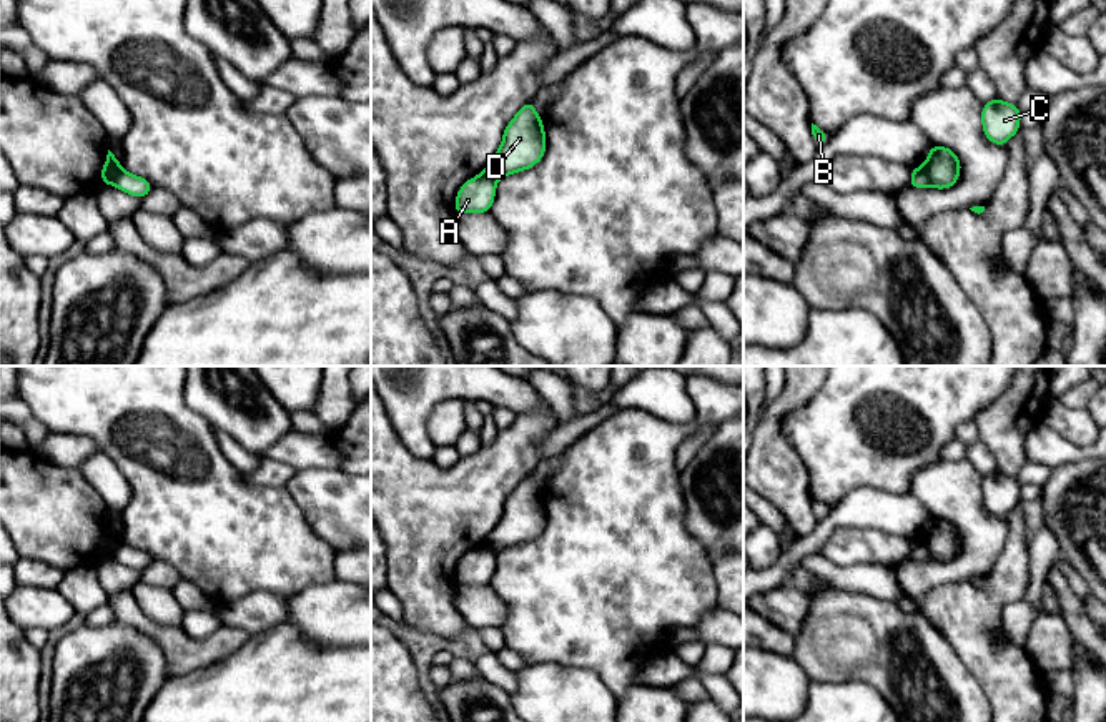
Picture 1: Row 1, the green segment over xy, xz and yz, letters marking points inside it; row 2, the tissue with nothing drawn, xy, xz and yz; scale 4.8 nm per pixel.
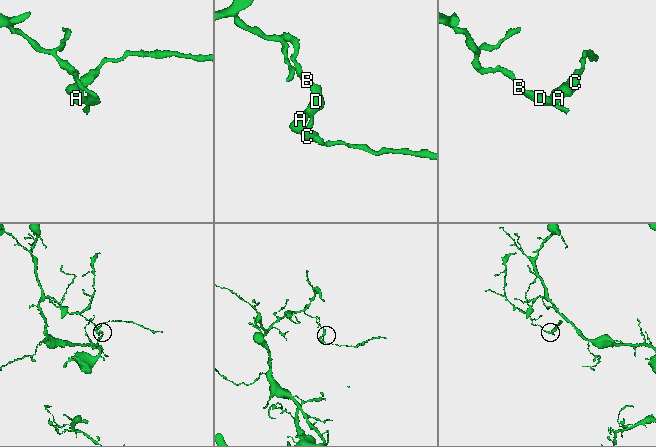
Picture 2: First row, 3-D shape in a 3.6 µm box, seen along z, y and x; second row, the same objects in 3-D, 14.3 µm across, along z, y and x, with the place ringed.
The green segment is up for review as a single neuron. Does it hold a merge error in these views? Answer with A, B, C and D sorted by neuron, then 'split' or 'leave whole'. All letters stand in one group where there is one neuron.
groups A C / B D; split

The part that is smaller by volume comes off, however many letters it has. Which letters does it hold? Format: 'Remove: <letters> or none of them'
Remove: A, C

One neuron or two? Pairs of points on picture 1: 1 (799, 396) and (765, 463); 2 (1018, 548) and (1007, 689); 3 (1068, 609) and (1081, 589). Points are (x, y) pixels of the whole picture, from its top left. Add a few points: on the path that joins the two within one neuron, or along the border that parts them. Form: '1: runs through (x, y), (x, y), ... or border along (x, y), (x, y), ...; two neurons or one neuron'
1: runs through (780, 410), (769, 423), (769, 445); one neuron
2: runs through (1005, 583), (980, 609), (982, 654); one neuron
3: border along (1055, 564), (1066, 584), (1081, 598); two neurons

